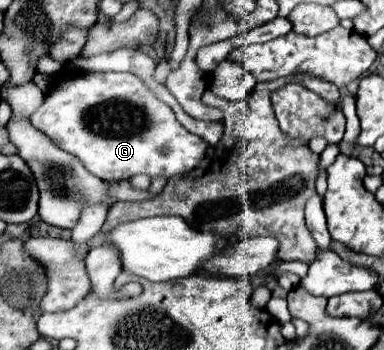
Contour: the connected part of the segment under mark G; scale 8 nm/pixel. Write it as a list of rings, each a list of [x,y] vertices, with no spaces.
[[[71,73],[45,95],[41,107],[31,115],[31,123],[35,129],[43,131],[59,147],[63,147],[63,151],[79,157],[93,175],[105,181],[131,179],[137,173],[147,173],[151,179],[159,175],[183,175],[193,171],[209,149],[209,143],[193,133],[187,133],[175,119],[171,107],[159,101],[143,79],[133,73]]]

